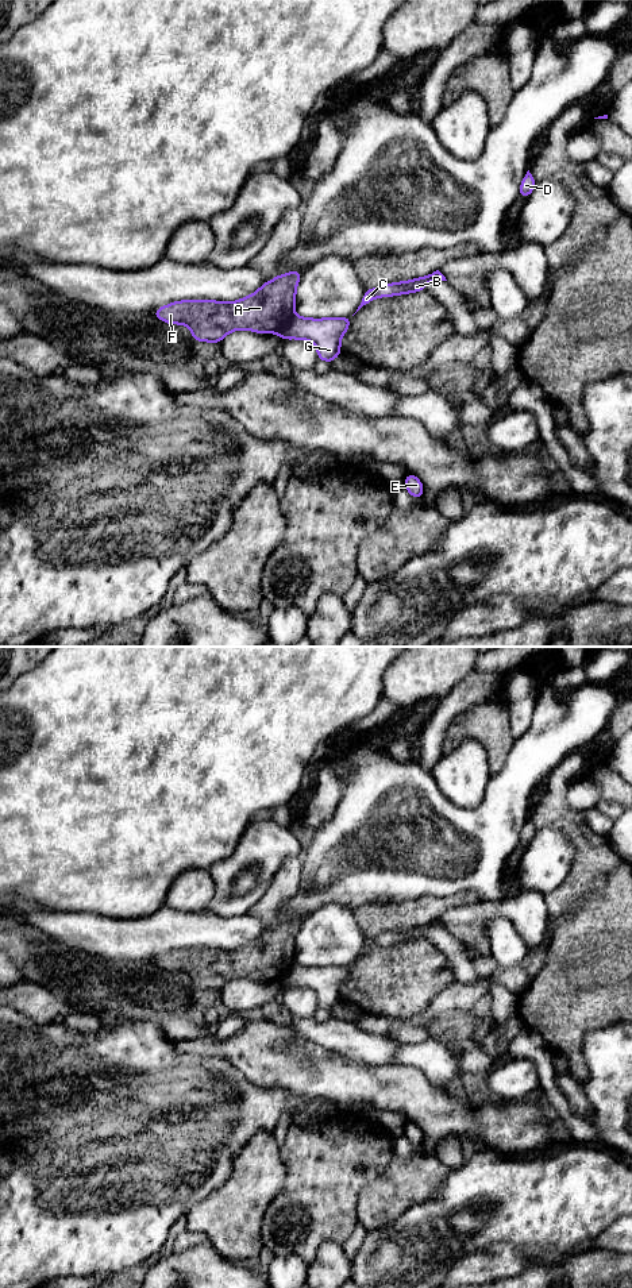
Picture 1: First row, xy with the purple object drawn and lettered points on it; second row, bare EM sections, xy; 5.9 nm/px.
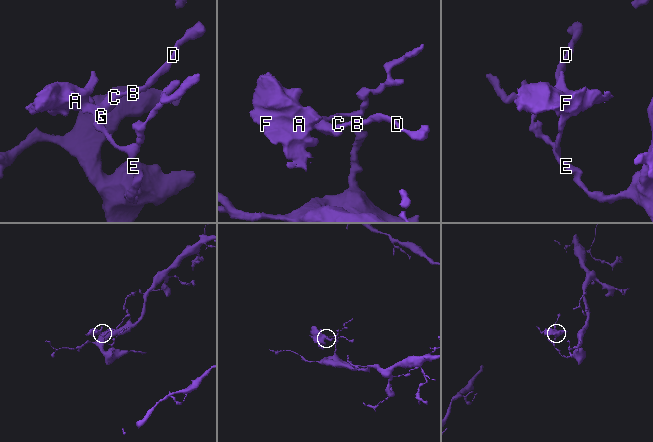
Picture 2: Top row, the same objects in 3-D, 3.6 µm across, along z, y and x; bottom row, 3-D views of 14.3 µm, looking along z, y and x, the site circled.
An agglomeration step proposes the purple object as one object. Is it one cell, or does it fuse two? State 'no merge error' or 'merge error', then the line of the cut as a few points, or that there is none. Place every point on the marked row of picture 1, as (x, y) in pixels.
merge error; cut xy (293, 315), (278, 332)

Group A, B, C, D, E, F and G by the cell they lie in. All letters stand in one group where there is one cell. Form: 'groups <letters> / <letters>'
groups A F / B C D E G

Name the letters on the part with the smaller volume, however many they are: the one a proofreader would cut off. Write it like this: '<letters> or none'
A, F

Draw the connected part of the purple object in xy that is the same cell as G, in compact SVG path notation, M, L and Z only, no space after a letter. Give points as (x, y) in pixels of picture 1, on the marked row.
M293 316L278 332L281 340L302 339L316 344L319 360L334 363L351 317L307 319Z

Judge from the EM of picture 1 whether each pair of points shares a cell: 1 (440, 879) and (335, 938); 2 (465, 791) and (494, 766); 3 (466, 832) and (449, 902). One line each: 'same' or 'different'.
1: different
2: different
3: different

